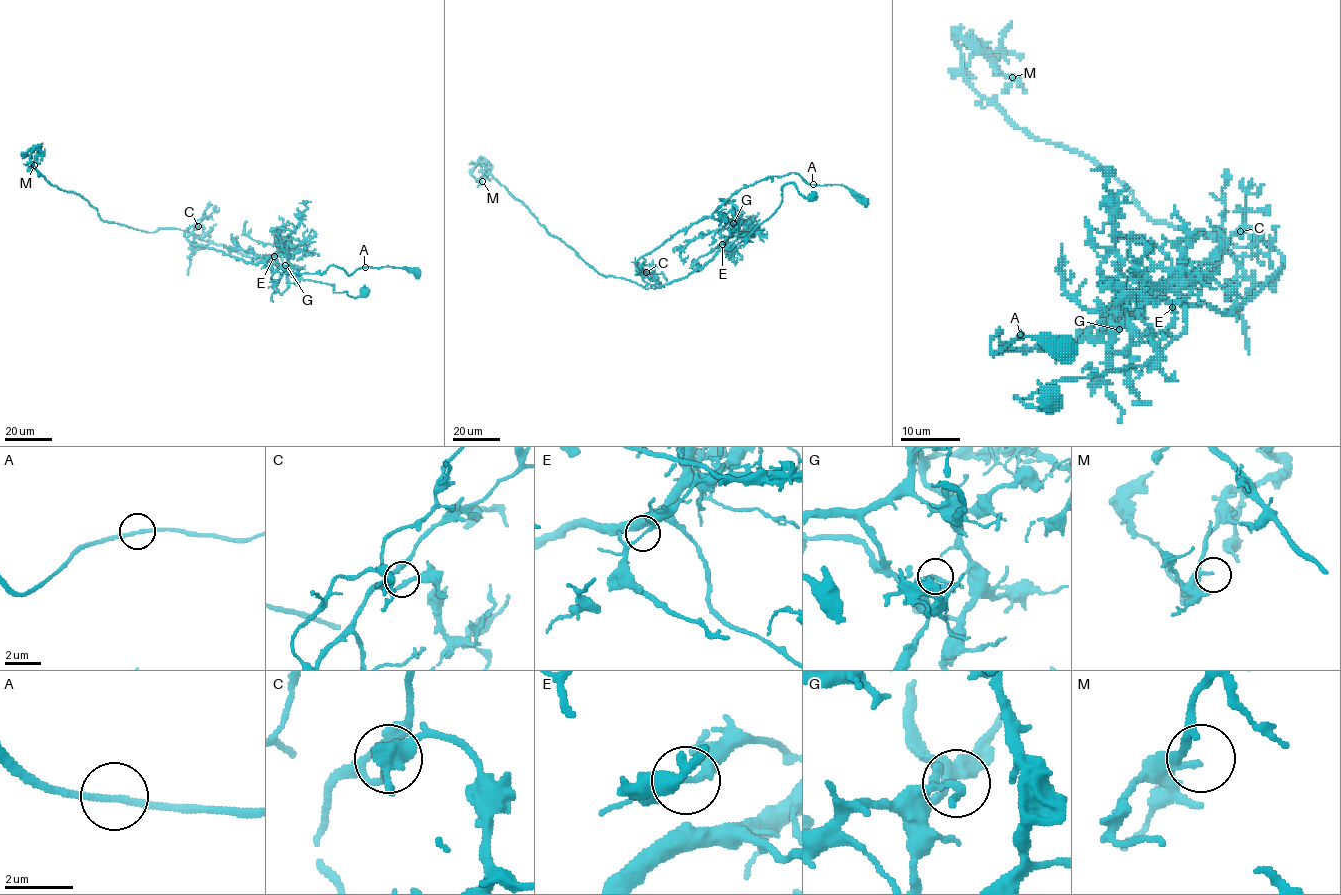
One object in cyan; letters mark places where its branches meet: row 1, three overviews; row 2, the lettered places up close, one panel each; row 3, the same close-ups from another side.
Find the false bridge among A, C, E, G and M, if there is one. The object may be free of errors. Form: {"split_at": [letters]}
{"split_at": ["E"]}

